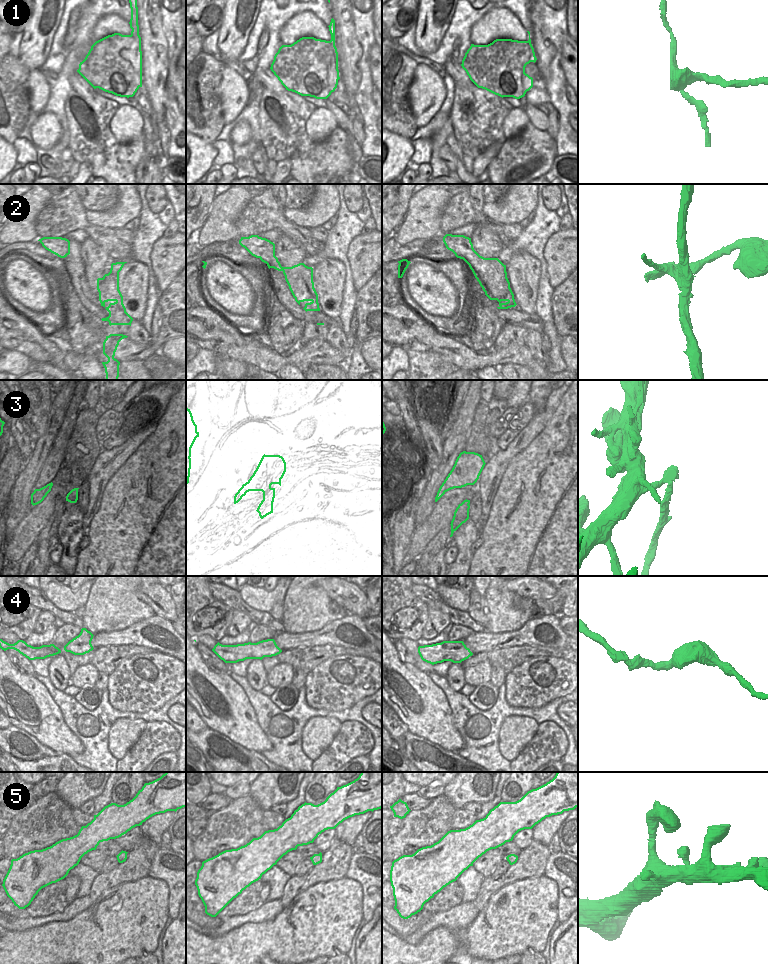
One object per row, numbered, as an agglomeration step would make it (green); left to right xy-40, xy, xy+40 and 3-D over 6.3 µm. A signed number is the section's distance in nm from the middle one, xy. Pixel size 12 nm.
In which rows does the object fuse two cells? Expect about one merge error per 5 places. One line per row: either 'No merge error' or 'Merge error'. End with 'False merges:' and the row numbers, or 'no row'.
1: Merge error
2: Merge error
3: Merge error
4: No merge error
5: No merge error
False merges: 1, 2, 3

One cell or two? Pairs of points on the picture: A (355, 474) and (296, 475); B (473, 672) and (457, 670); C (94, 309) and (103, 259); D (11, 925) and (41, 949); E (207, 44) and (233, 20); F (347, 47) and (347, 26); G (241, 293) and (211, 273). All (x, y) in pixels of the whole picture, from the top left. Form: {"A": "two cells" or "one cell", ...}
{"A": "two cells", "B": "two cells", "C": "one cell", "D": "two cells", "E": "two cells", "F": "one cell", "G": "one cell"}

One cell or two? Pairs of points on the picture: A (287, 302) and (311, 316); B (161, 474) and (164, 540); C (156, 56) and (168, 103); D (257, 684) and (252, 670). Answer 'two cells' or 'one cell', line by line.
A: two cells
B: one cell
C: two cells
D: one cell

